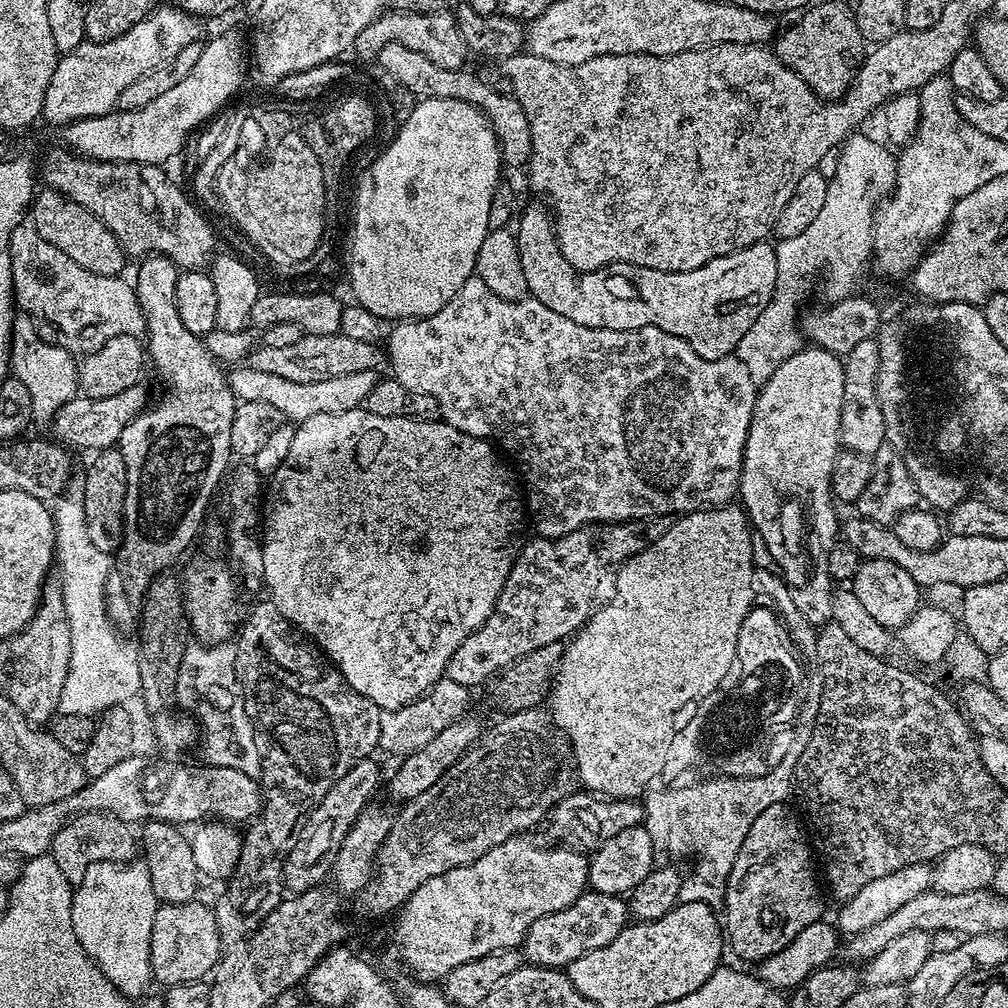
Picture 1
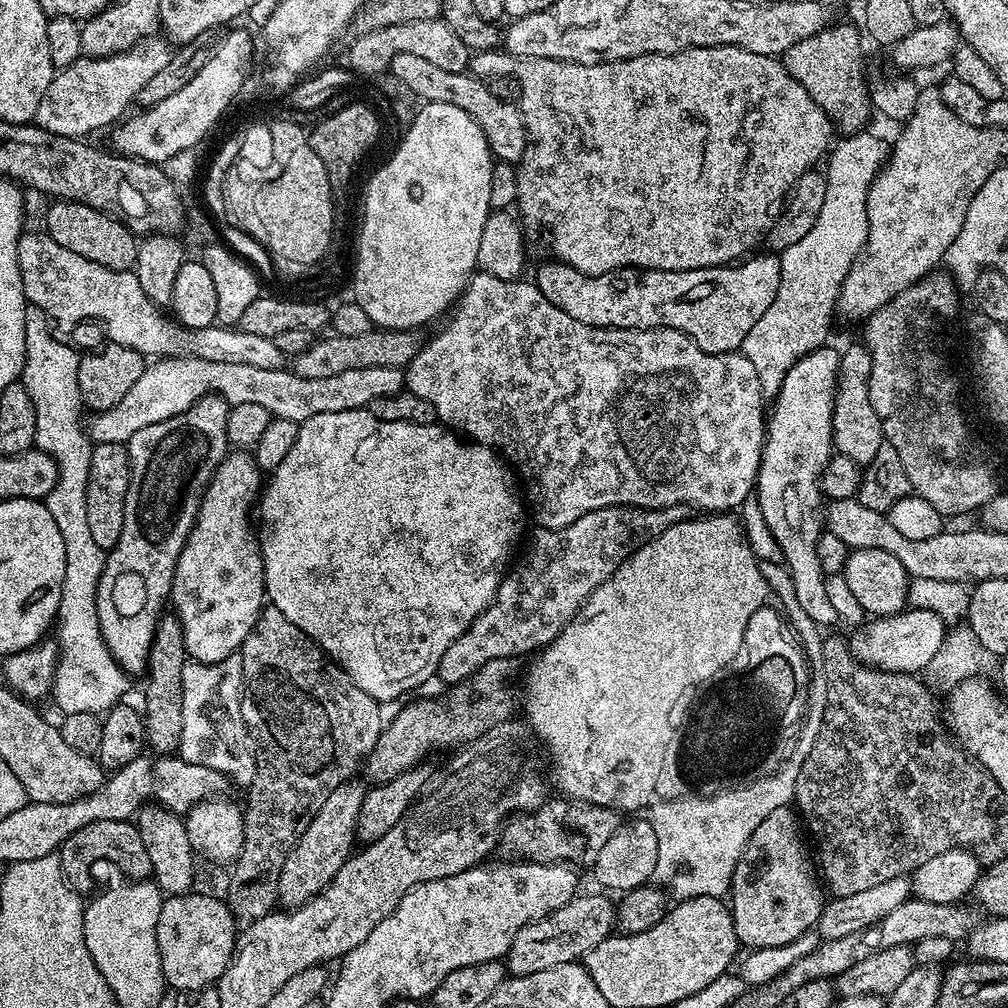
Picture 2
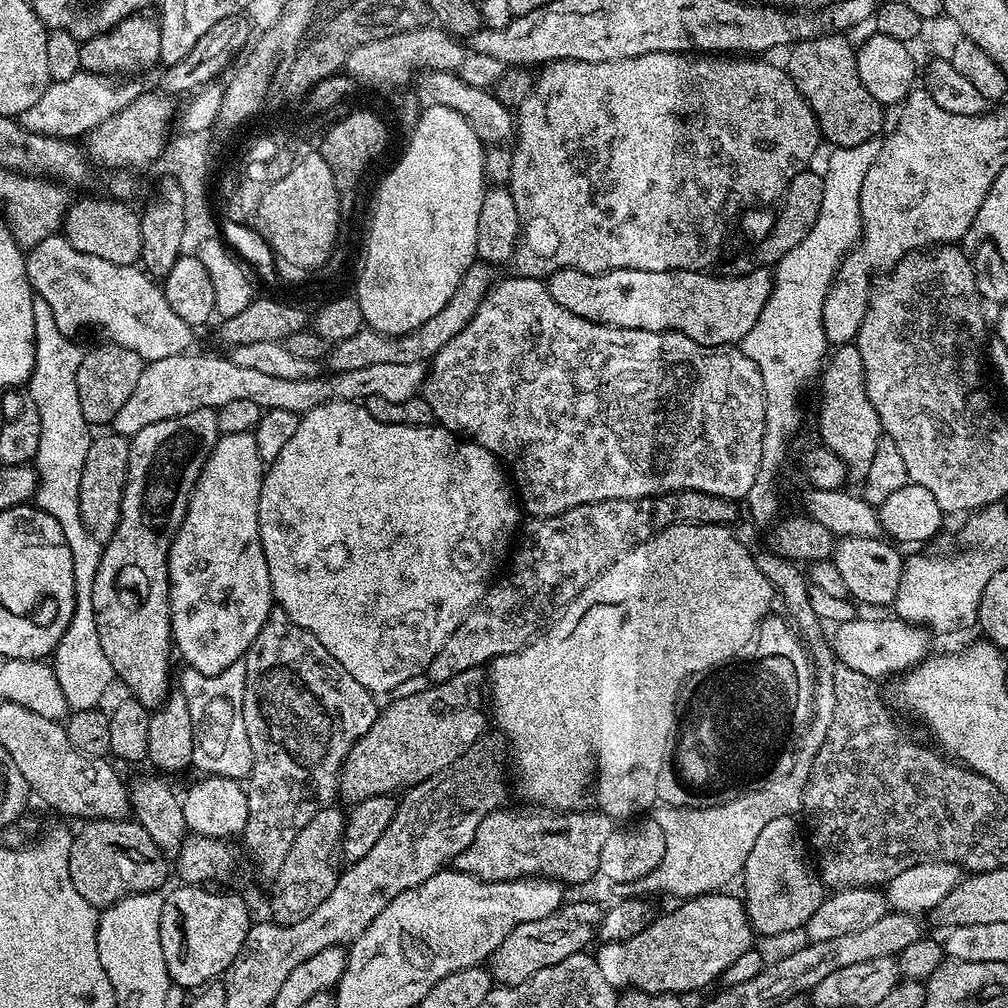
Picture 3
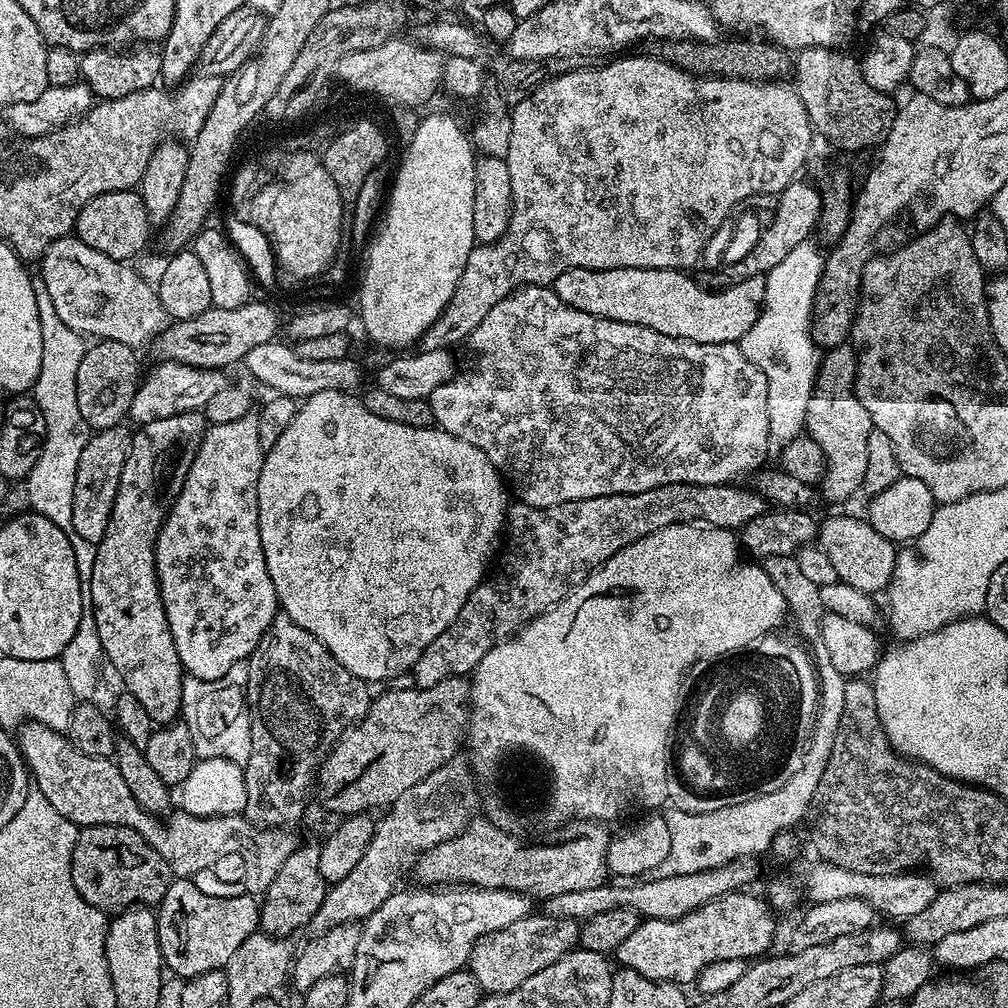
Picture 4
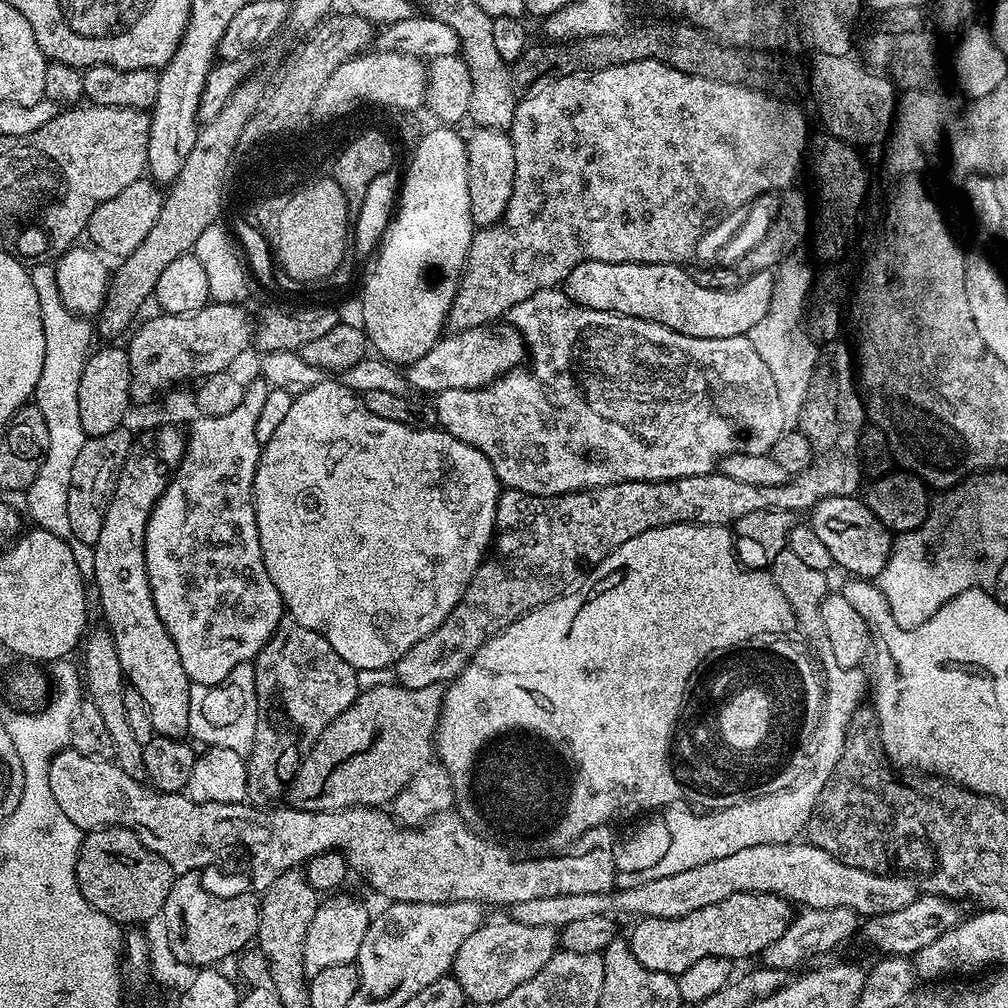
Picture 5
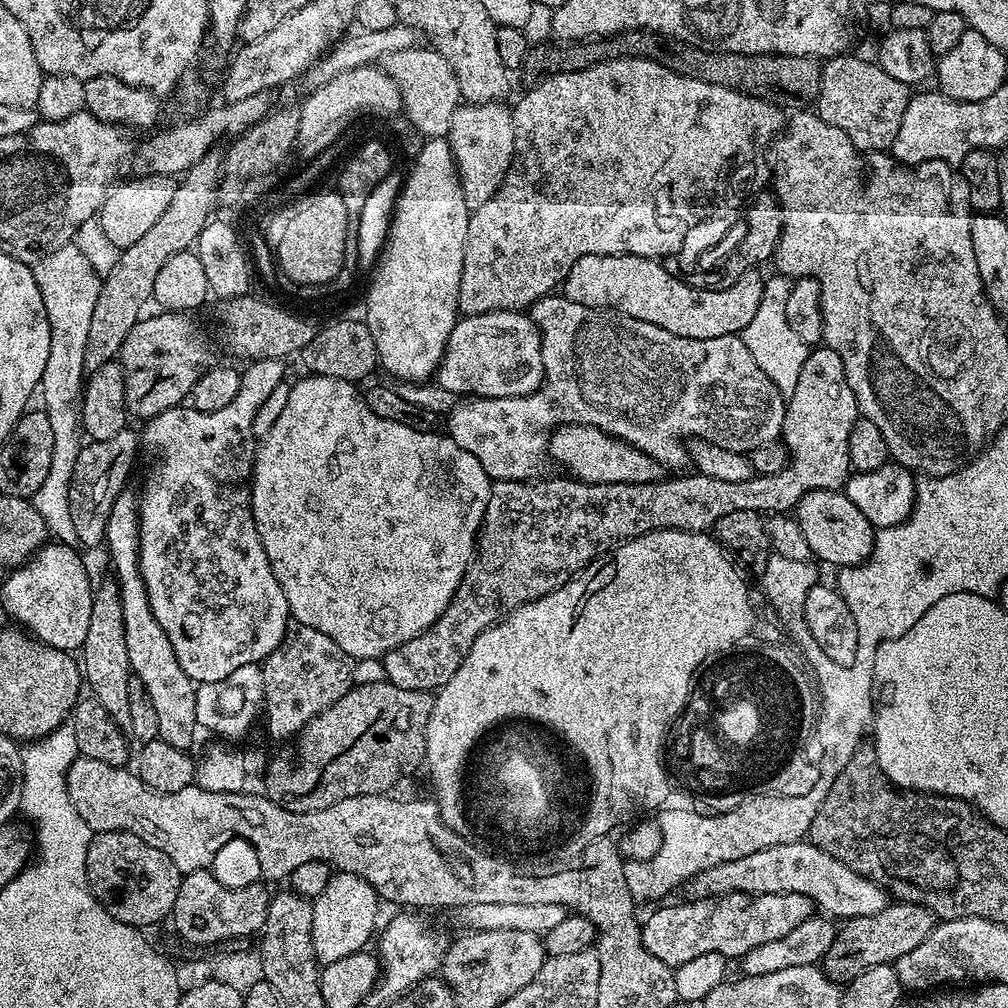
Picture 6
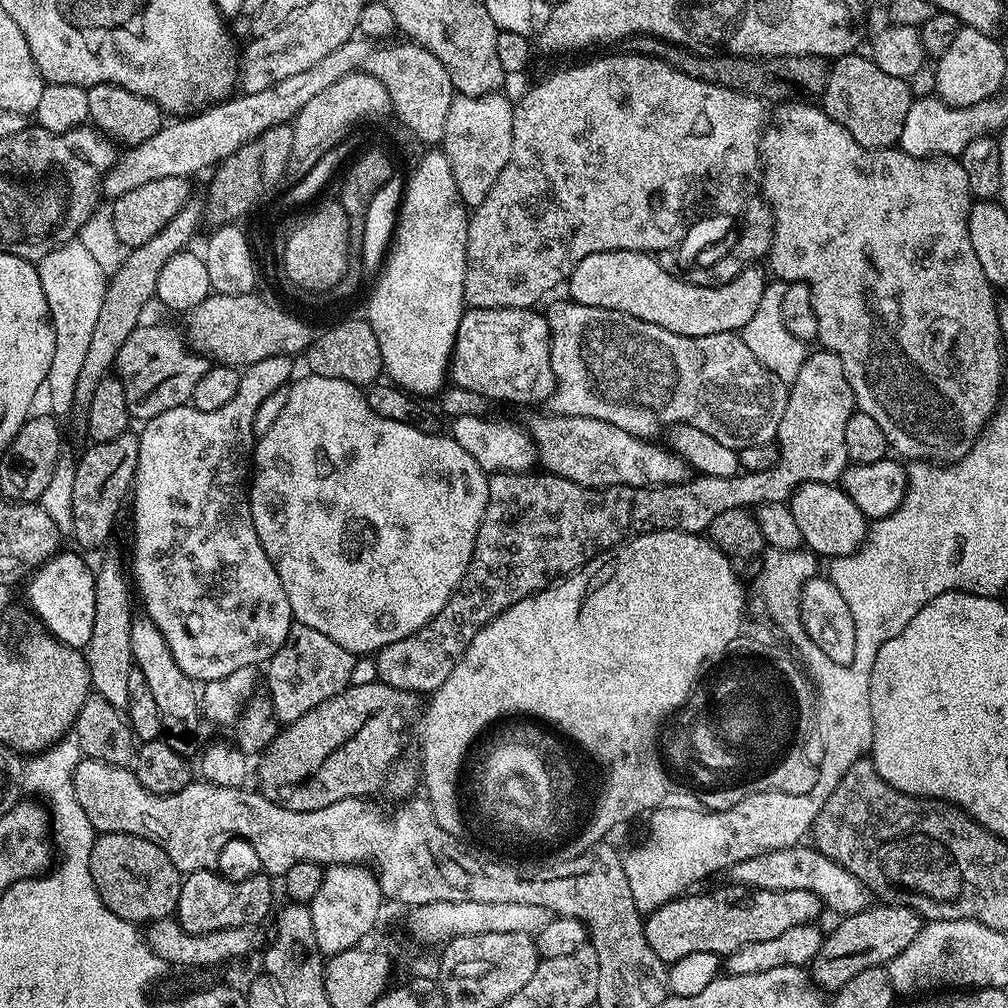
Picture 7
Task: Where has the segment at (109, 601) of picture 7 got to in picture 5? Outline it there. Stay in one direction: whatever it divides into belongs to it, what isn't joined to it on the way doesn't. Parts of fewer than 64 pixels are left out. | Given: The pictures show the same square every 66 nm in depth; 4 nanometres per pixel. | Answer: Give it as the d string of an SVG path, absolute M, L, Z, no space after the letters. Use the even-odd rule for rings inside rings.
M100 626L97 632L89 631L87 633L82 652L83 648L82 679L86 685L86 696L94 706L98 706L102 719L106 722L106 730L110 730L110 738L114 741L114 762L122 770L126 770L126 774L130 774L130 778L141 782L147 781L144 744L138 742L138 738L134 738L126 719L126 702L124 701L126 681L122 662L118 660L118 646L114 646L114 638L109 634L107 627Z

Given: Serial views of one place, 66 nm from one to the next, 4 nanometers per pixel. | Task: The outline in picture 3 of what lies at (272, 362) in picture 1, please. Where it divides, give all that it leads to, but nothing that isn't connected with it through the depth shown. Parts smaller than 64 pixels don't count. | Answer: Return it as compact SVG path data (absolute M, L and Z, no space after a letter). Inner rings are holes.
M474 262L466 270L458 290L454 290L454 294L450 294L450 302L446 302L446 306L442 306L442 310L438 310L438 314L434 314L434 318L426 318L426 322L422 322L404 336L382 334L366 326L351 338L342 338L342 342L331 345L328 349L327 371L335 374L346 370L362 370L362 366L375 366L381 362L424 364L431 361L436 352L442 350L442 346L446 346L446 342L450 342L450 338L454 338L454 334L458 334L458 330L462 330L466 326L466 322L470 322L470 318L474 318L482 298L494 283L492 272L493 269L489 265L483 262Z

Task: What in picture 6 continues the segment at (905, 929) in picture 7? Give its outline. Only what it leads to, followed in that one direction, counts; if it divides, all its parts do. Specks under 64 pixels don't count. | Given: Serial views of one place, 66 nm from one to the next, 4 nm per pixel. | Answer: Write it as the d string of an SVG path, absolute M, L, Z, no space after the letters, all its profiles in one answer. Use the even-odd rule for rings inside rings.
M889 902L885 908L878 910L878 914L862 914L853 920L843 921L834 942L830 942L830 950L826 950L824 955L824 973L831 980L847 982L862 974L862 970L870 970L870 966L895 965L902 954L910 954L914 946L919 946L937 923L937 917L932 915L929 908L903 902Z

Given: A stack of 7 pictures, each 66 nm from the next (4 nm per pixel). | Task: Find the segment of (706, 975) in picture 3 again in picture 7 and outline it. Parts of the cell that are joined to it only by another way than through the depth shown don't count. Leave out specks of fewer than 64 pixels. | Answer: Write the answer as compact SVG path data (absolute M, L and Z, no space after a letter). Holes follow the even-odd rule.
M739 882L729 885L729 888L716 888L697 896L685 894L647 913L644 933L646 942L650 942L650 950L665 962L699 952L712 952L724 958L735 948L750 942L766 942L766 938L778 938L794 926L819 921L822 900L810 888L745 886Z

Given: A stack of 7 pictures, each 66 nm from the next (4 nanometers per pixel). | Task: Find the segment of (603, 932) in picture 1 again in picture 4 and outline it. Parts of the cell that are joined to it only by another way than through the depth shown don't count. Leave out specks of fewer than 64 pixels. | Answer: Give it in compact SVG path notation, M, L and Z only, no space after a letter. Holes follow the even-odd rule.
M547 914L523 916L518 922L510 922L510 926L482 937L472 947L472 956L468 959L466 968L478 982L481 993L509 992L522 986L526 978L538 974L538 970L546 970L546 966L558 962L558 958L573 951L579 939L580 924L570 918Z

